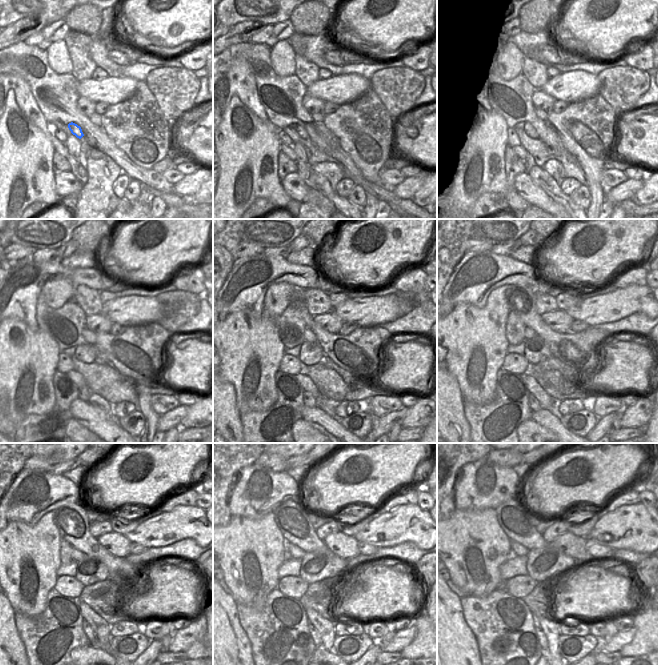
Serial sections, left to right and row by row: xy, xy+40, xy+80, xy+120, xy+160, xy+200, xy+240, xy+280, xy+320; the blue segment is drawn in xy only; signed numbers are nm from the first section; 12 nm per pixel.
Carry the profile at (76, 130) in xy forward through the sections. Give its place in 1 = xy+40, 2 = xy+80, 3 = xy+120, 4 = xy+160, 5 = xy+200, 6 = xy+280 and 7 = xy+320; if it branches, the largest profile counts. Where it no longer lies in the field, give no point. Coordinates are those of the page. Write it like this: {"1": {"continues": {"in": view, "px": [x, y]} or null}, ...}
{"1": {"continues": {"in": "xy+40", "px": [301, 131]}}, "2": {"continues": {"in": "xy+80", "px": [528, 128]}}, "3": {"continues": {"in": "xy+120", "px": [86, 353]}}, "4": {"continues": {"in": "xy+160", "px": [311, 353]}}, "5": {"continues": {"in": "xy+200", "px": [536, 350]}}, "6": {"continues": {"in": "xy+280", "px": [315, 567]}}, "7": {"continues": {"in": "xy+320", "px": [543, 564]}}}

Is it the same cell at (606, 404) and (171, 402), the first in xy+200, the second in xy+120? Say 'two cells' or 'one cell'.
one cell

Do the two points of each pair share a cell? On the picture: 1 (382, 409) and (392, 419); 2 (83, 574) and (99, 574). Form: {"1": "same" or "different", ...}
{"1": "different", "2": "same"}

